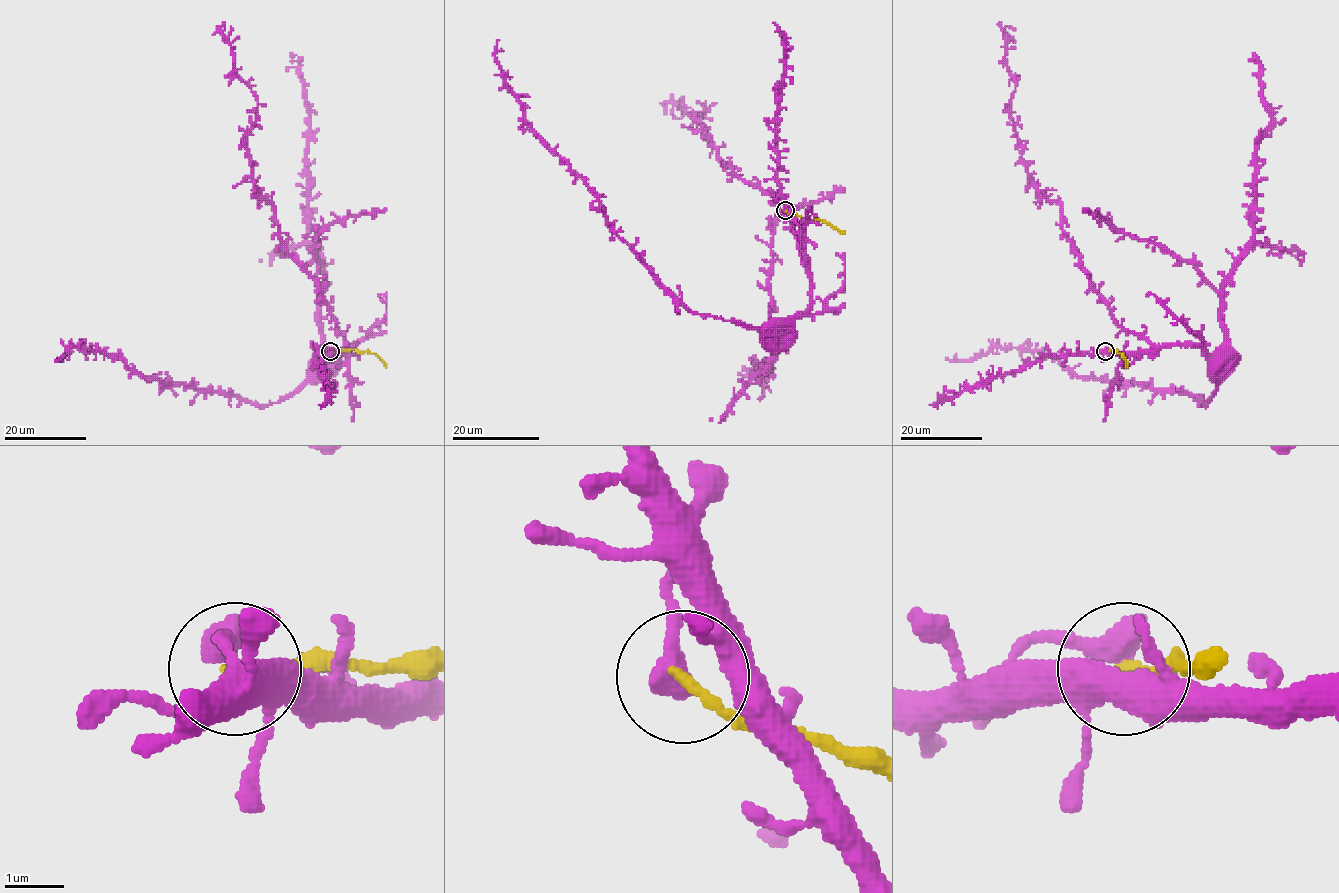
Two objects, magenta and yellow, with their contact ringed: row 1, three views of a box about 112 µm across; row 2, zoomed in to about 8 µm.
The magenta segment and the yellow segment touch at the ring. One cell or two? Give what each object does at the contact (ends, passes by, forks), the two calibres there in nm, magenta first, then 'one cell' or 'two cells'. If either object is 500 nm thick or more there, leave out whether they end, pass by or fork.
500 nm thick on the magenta side, 190 nm on the other; two cells

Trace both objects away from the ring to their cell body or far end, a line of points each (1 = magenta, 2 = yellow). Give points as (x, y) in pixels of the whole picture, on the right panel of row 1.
1: (1104, 351), (1199, 346), (1216, 390), (1206, 406), (1184, 393), (1079, 378), (1054, 356), (1022, 348), (945, 358)
2: (1106, 351), (1120, 353), (1126, 361), (1126, 368)

